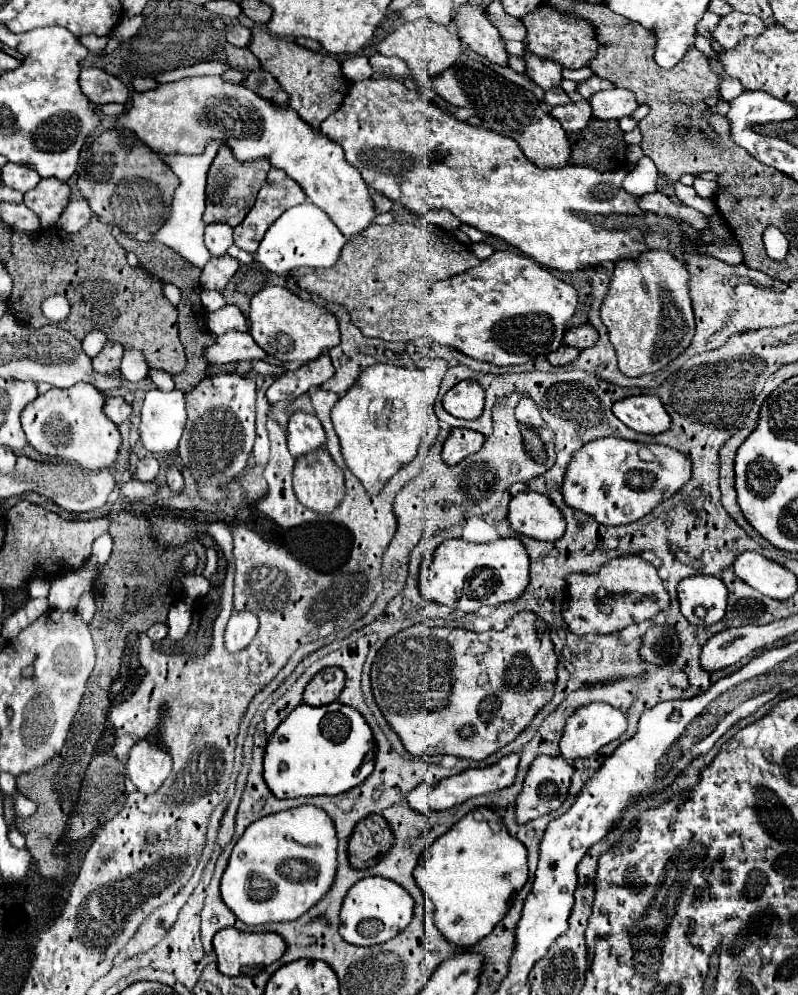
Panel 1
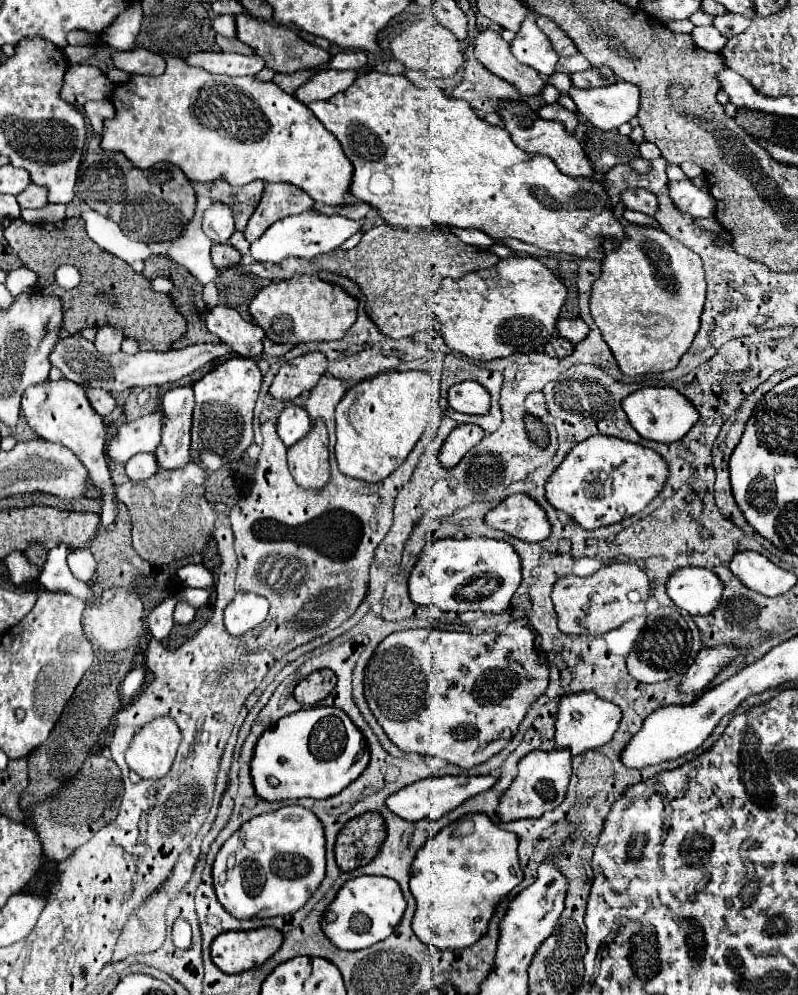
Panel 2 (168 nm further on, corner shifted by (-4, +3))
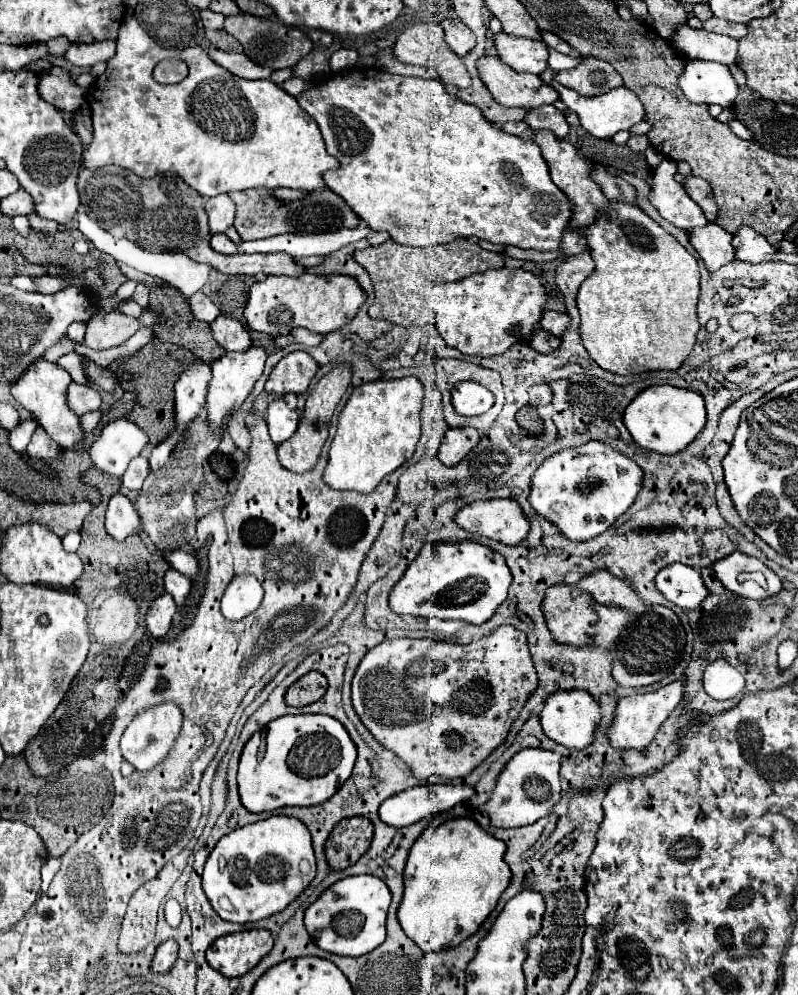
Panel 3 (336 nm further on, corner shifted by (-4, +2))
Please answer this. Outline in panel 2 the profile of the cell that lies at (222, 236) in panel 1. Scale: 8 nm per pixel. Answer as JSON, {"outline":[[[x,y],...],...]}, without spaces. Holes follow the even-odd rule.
{"outline":[[[213,202],[203,214],[203,232],[217,244],[227,242],[229,236],[235,232],[231,208],[227,204]]]}

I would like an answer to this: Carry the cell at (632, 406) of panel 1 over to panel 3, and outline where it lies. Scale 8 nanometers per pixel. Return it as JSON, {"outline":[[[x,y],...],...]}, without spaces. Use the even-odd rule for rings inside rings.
{"outline":[[[655,385],[641,391],[625,409],[623,423],[633,439],[655,453],[677,453],[685,449],[705,425],[705,403],[703,397],[689,389],[673,385]]]}

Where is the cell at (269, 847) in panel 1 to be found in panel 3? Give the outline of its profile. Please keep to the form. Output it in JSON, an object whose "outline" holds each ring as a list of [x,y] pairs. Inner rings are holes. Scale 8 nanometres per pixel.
{"outline":[[[273,815],[219,839],[203,871],[203,891],[225,921],[249,923],[271,917],[293,903],[315,879],[317,865],[307,825],[297,817]]]}

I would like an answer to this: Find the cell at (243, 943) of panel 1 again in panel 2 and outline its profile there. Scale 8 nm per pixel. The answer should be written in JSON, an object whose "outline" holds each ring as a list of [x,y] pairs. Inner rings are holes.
{"outline":[[[277,928],[225,932],[213,940],[211,960],[225,974],[239,974],[269,960],[281,948],[281,942],[283,934]]]}

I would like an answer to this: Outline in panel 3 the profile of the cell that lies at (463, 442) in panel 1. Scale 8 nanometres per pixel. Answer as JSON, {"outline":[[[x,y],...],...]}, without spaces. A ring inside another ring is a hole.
{"outline":[[[473,427],[461,429],[447,429],[443,443],[439,447],[439,459],[443,465],[453,467],[457,465],[475,445],[479,443],[479,431]]]}

